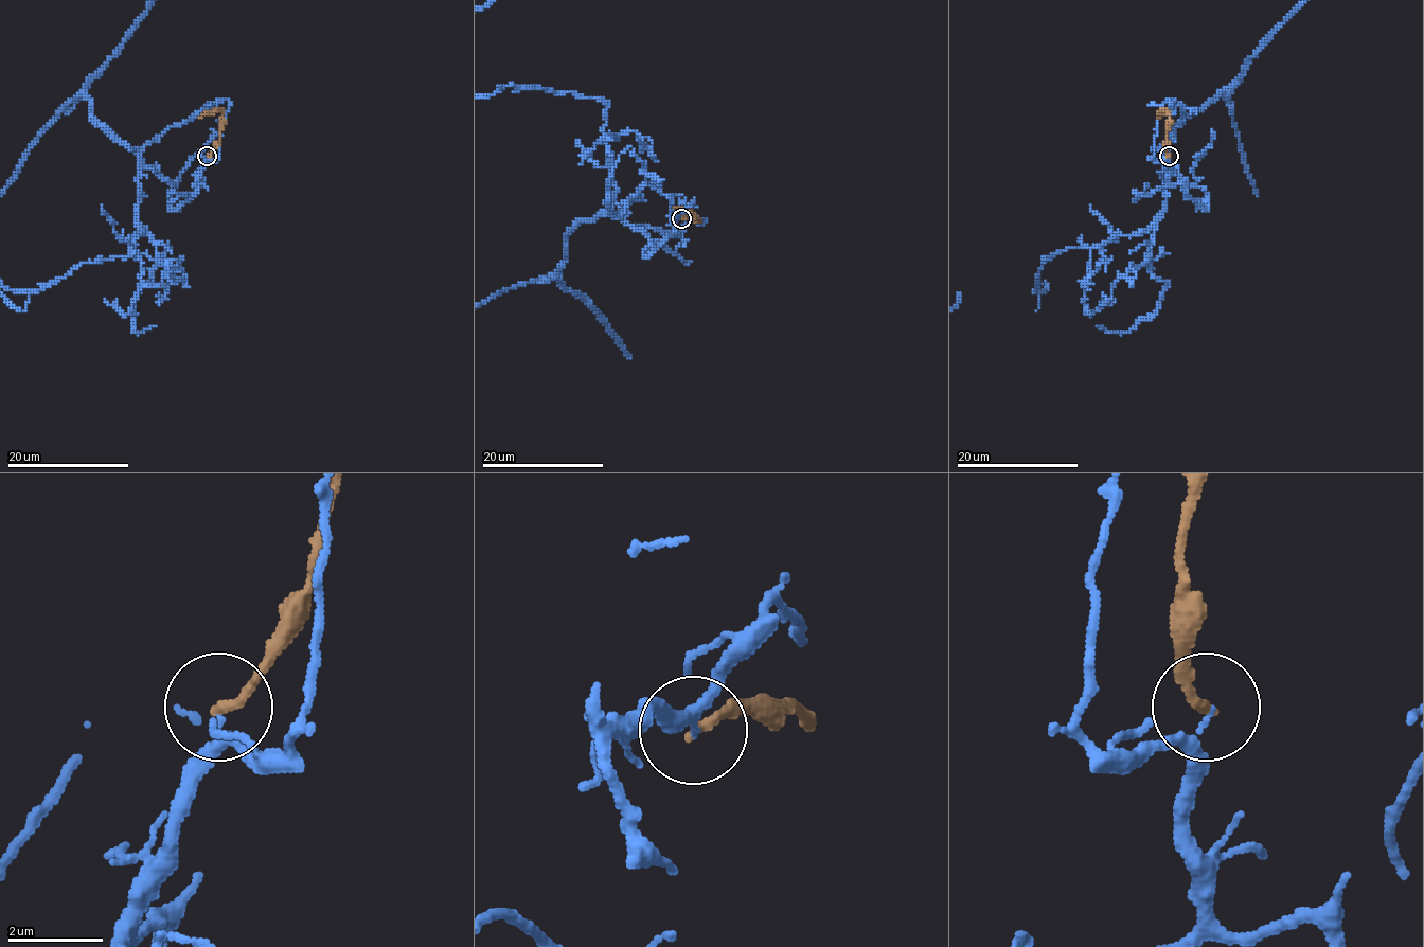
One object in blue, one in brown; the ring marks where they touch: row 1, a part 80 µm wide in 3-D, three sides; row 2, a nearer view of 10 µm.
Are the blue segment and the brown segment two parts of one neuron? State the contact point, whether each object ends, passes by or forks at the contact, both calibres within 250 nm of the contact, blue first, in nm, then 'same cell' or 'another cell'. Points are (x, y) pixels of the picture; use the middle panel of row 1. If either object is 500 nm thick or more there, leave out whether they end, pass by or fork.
(681, 218) | blue passes by | brown ends | 90/200 nm | another cell

